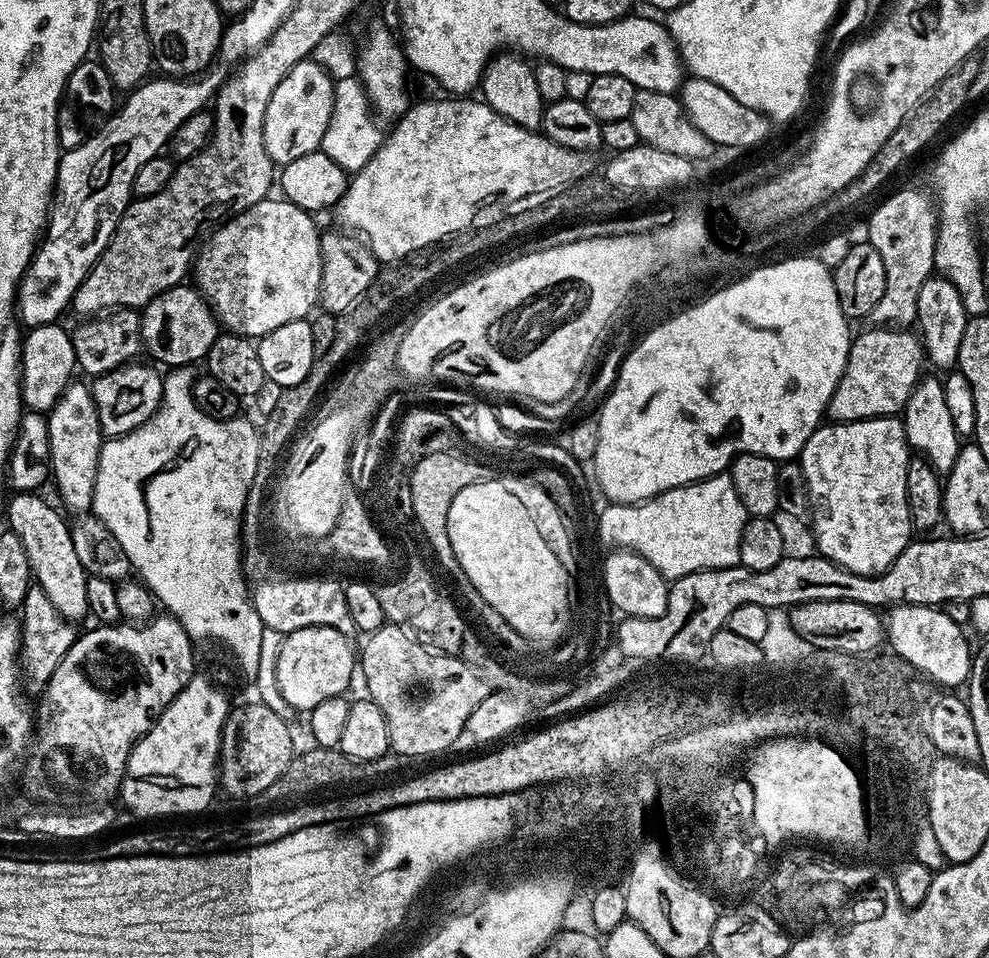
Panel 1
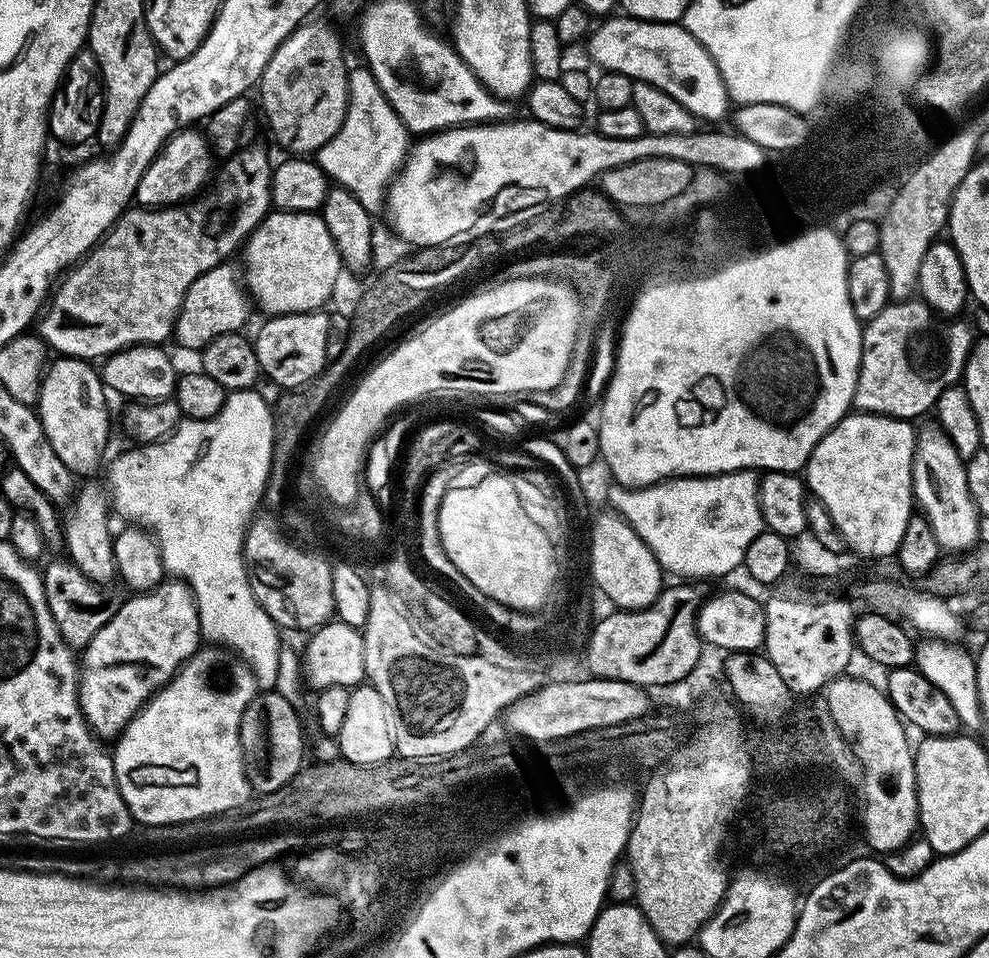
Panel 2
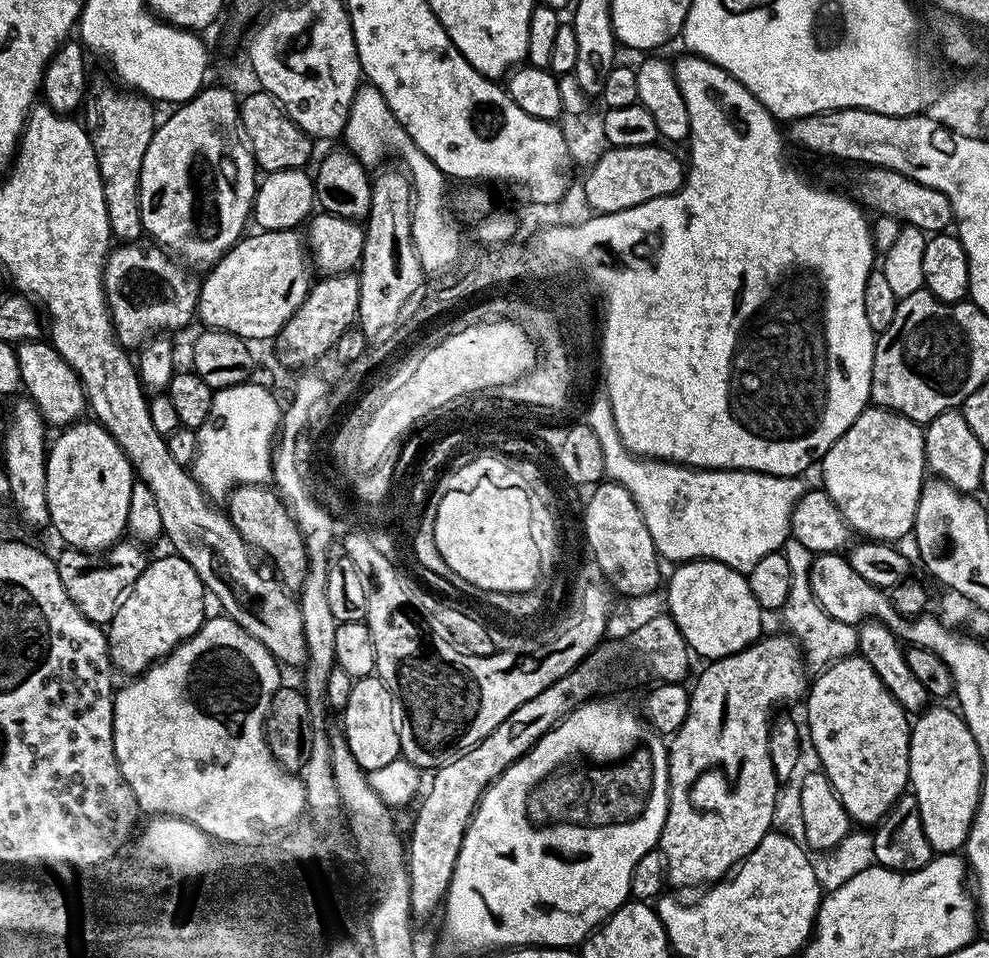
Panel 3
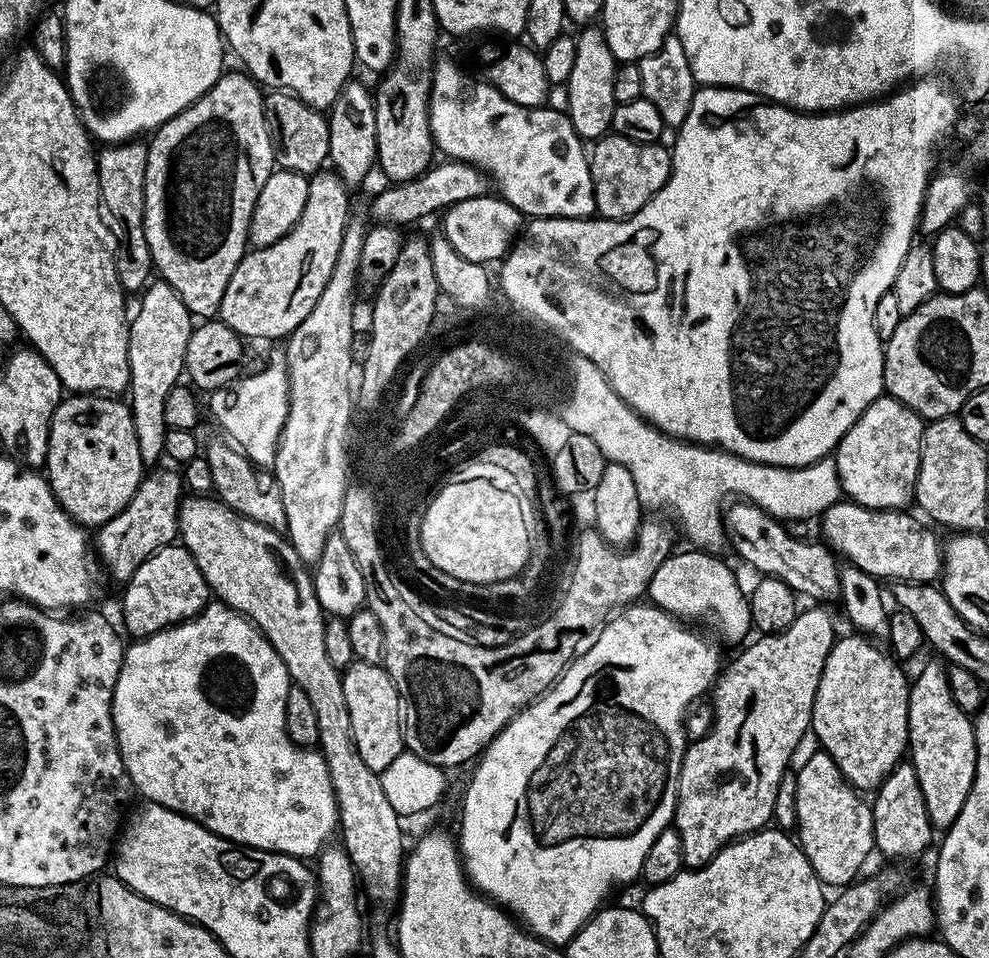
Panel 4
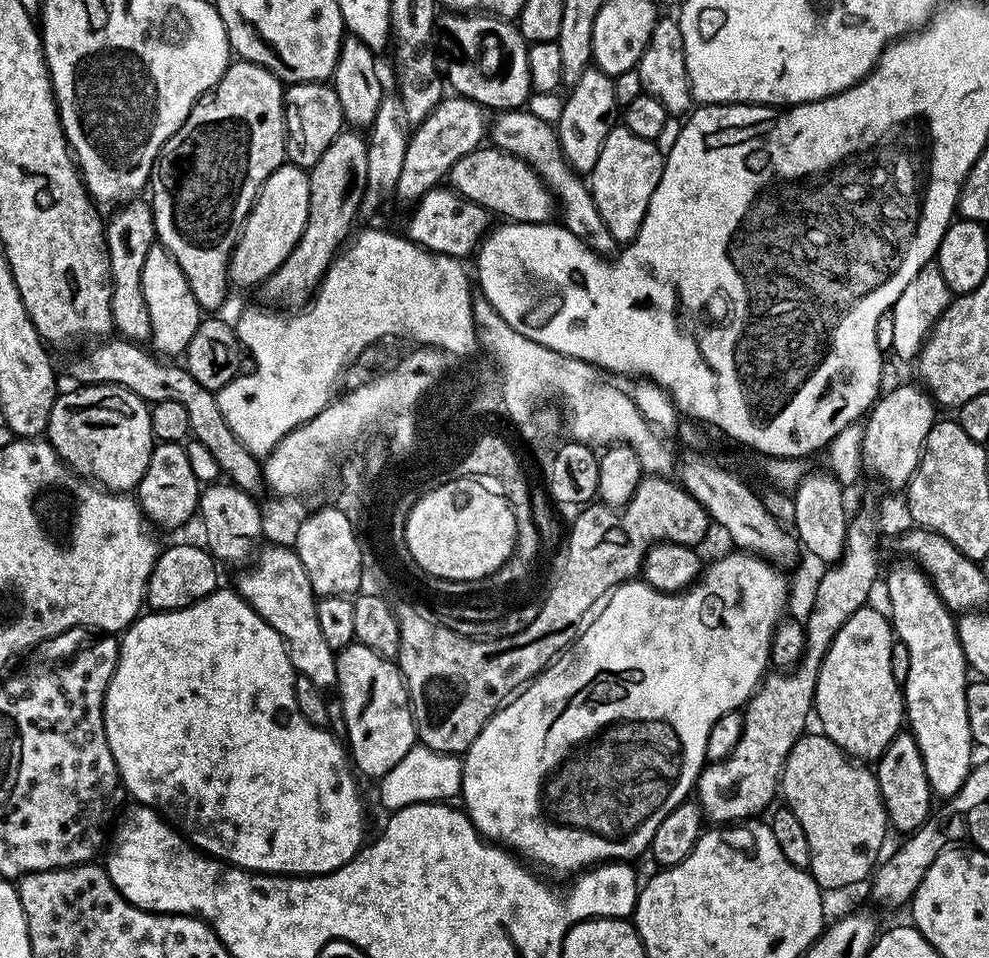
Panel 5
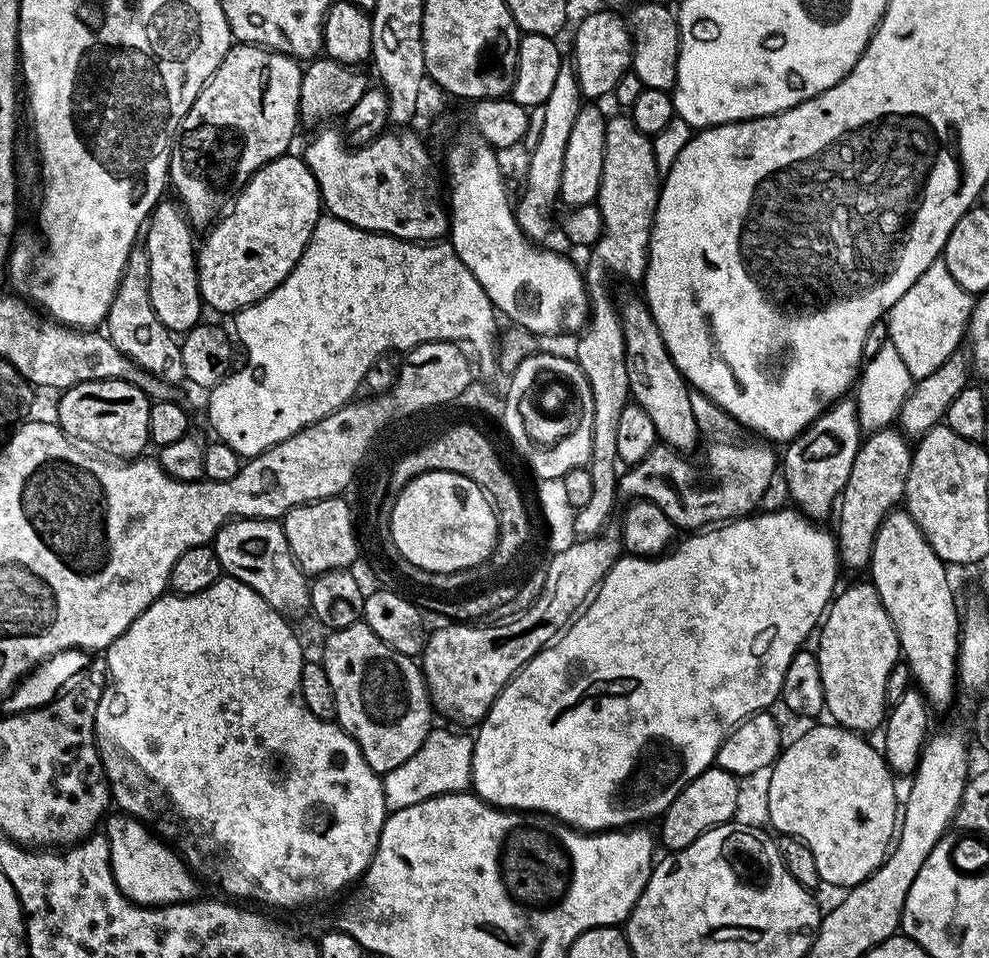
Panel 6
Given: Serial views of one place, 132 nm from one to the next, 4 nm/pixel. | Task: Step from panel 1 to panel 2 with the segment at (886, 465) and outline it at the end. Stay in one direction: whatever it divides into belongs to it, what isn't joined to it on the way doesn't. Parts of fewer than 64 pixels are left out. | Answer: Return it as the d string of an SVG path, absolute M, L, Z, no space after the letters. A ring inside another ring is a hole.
M853 411L851 414L842 417L826 435L822 438L822 442L818 442L818 446L814 446L814 450L810 454L806 465L806 488L815 499L822 502L822 506L826 506L826 510L830 514L830 518L834 518L834 526L838 526L838 530L842 534L845 545L860 558L865 556L888 556L895 557L898 546L902 542L902 534L906 530L906 522L910 522L910 518L914 515L914 497L912 494L912 463L914 462L914 450L916 449L916 433L917 429L913 427L907 420L896 420L892 416L875 416L872 412Z

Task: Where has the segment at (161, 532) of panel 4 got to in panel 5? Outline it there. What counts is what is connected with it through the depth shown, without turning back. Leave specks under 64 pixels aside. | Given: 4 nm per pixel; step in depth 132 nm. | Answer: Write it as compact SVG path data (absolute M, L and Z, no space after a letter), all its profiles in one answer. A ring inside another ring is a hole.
M157 443L148 468L137 486L136 500L151 525L174 530L182 527L191 517L195 517L199 509L201 491L202 483L192 471L185 445Z

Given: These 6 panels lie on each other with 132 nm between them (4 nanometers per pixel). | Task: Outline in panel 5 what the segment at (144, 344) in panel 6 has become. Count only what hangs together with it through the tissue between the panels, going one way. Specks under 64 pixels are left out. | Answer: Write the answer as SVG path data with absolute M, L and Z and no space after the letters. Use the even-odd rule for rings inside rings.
M137 198L115 209L112 217L107 217L104 230L104 242L108 246L108 270L112 277L112 327L123 339L133 342L144 342L151 337L150 314L142 292L142 266L146 261L147 251L157 243L156 227L151 203L147 199Z

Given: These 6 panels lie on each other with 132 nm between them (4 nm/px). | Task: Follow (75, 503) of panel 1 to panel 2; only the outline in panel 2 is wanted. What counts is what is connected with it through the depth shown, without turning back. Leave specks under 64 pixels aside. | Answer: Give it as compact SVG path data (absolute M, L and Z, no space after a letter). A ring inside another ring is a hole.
M60 356L47 365L38 401L42 430L46 430L46 438L50 438L58 458L77 477L91 477L108 448L108 431L112 428L108 421L108 397L101 373L89 361Z

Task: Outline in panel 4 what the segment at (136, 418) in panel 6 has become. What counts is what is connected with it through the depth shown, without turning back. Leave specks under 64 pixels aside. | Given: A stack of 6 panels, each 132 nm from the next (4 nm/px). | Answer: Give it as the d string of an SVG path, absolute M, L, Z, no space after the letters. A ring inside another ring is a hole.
M74 394L61 399L51 416L44 470L63 510L84 528L102 527L122 512L132 500L146 470L140 460L132 410L125 401L118 400L104 394Z

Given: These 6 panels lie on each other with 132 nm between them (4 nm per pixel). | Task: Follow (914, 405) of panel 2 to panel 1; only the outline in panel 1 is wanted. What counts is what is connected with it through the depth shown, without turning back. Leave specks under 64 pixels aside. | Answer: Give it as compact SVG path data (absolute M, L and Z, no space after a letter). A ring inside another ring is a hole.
M872 326L869 329L848 345L848 361L828 403L826 416L829 421L849 424L855 420L903 413L914 386L925 371L926 353L915 331L897 330L892 326Z

